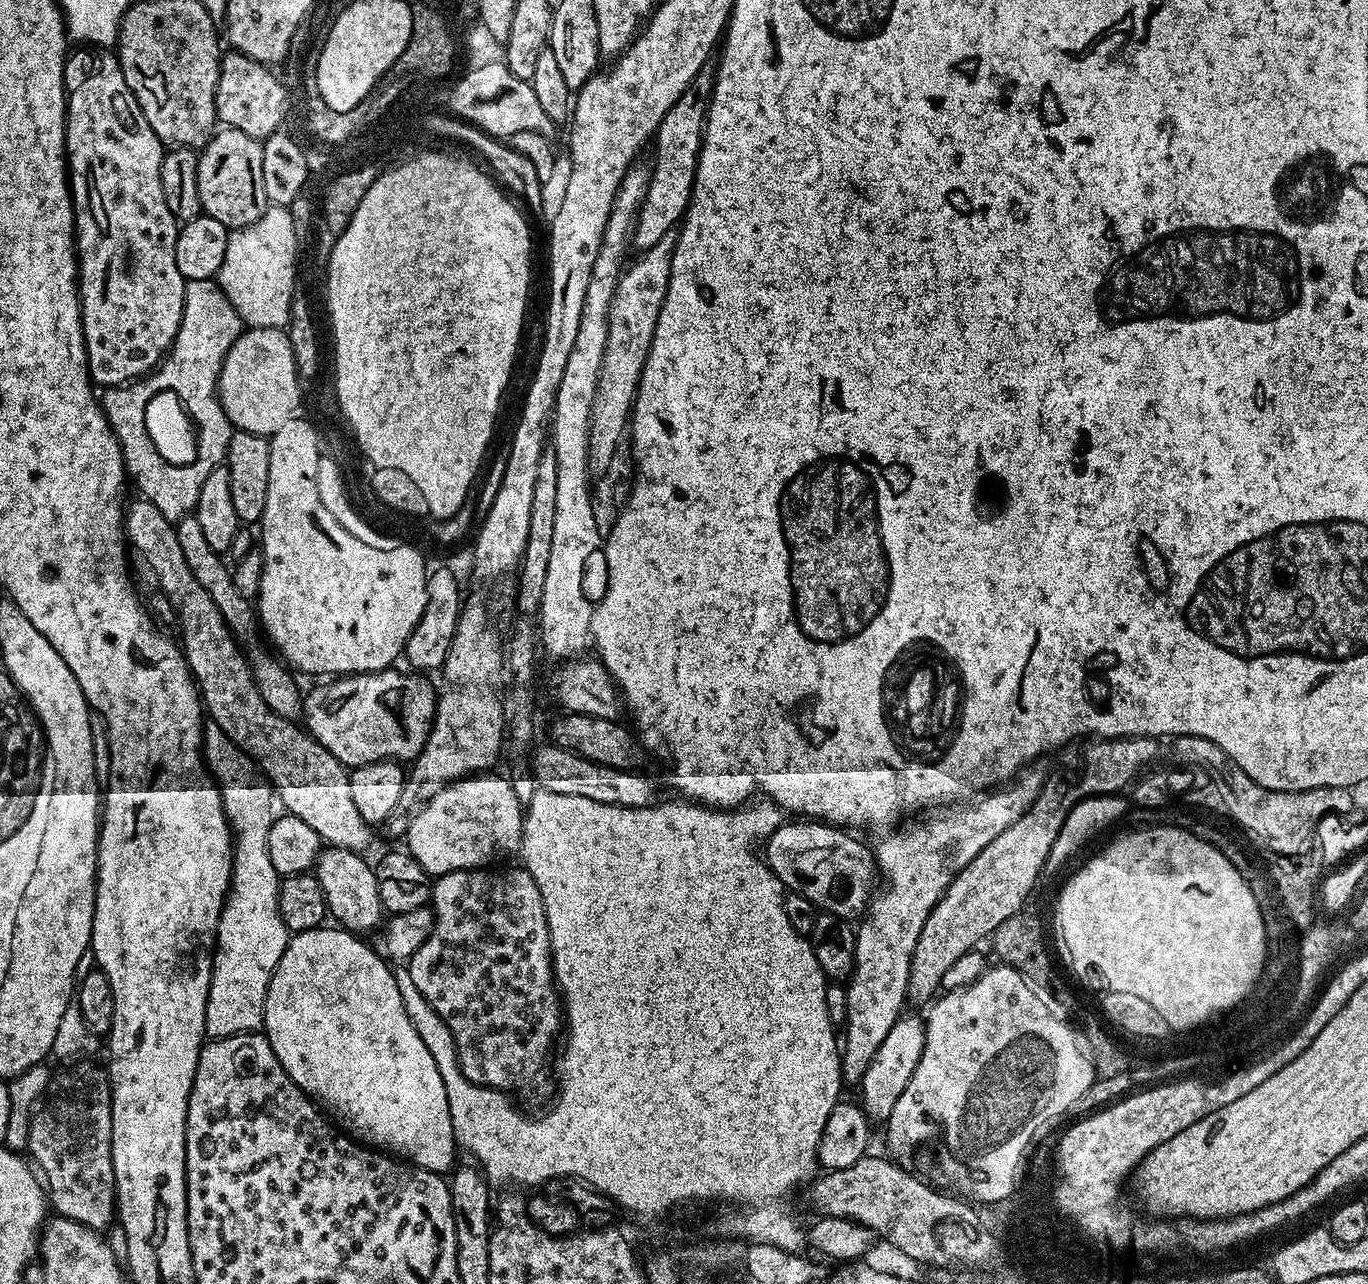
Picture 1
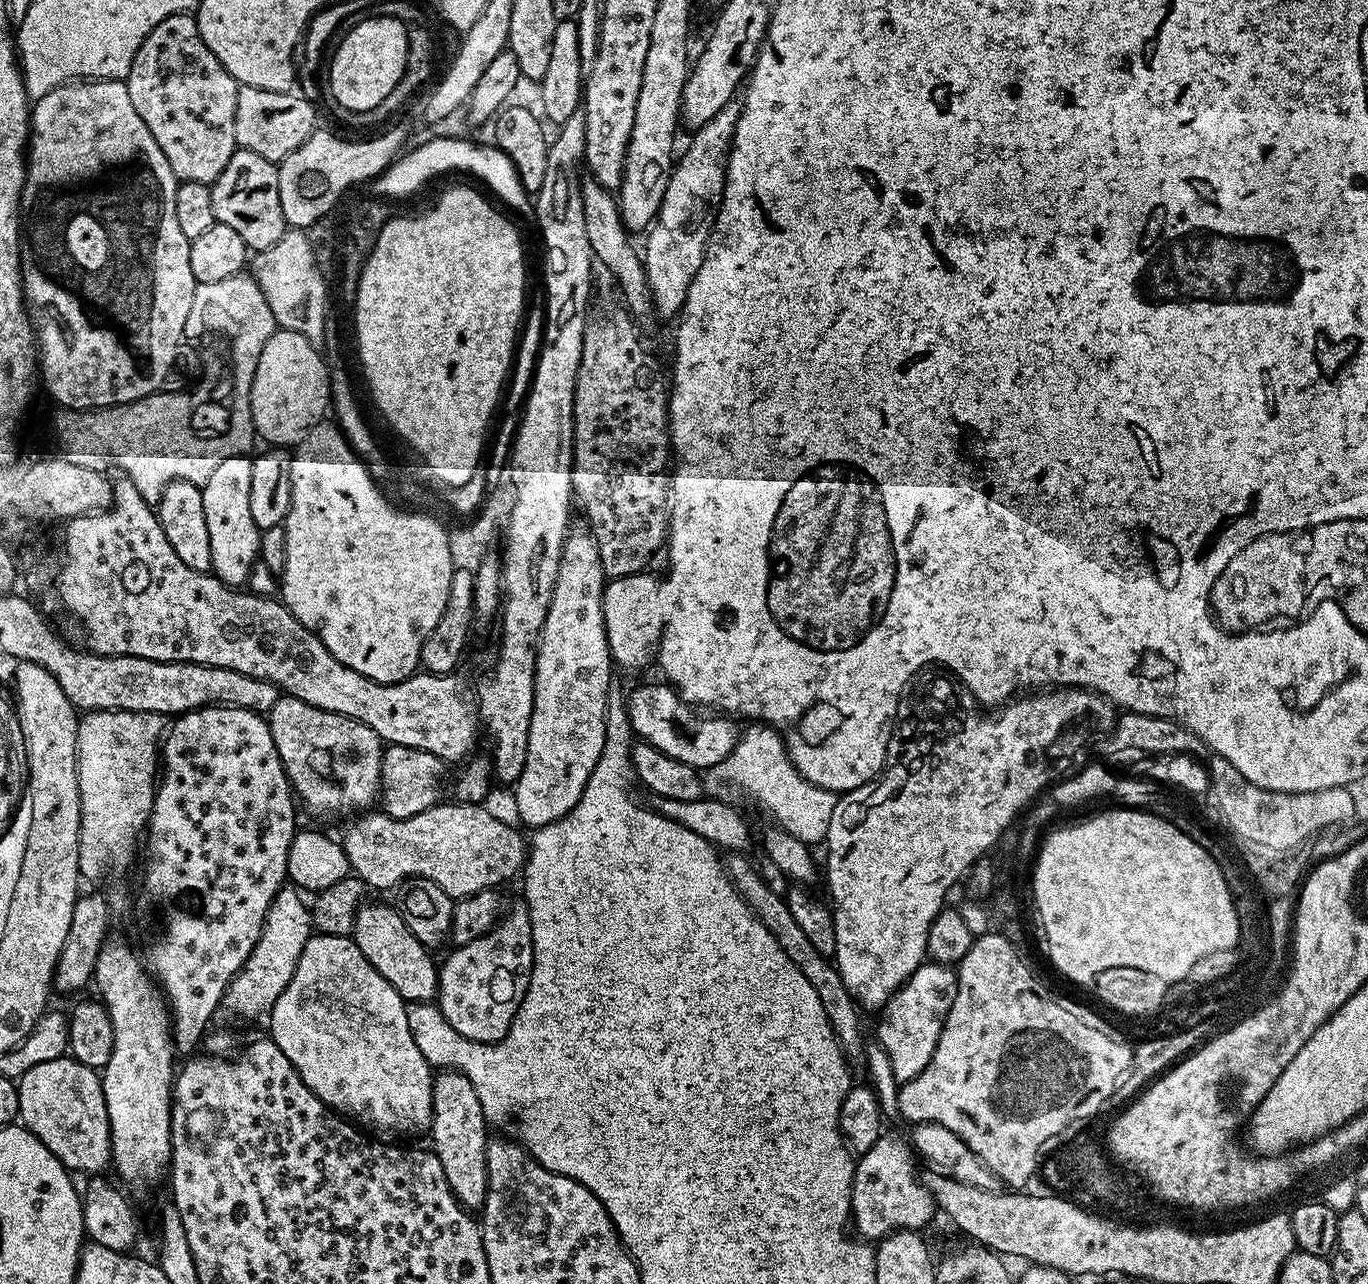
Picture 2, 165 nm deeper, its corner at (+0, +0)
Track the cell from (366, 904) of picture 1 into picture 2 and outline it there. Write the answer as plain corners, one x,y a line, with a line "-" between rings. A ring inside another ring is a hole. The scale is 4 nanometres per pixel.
365,902
356,912
356,924
352,928
351,939
356,941
358,950
394,986
394,990
406,1002
432,1002
437,999
440,987
437,961
432,961
433,953
424,947
406,926
399,911
388,904

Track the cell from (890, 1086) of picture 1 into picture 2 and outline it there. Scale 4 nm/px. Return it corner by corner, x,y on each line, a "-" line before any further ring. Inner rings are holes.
921,964
918,970
914,970
914,974
910,974
907,982
889,998
879,1013
881,1016
880,1026
876,1030
877,1039
886,1054
890,1054
894,1078
901,1086
918,1078
918,1074
922,1074
922,1070
930,1066
930,1058
934,1058
946,1014
950,1014
950,1006
954,1006
954,998
958,994
956,974
957,969
946,964

